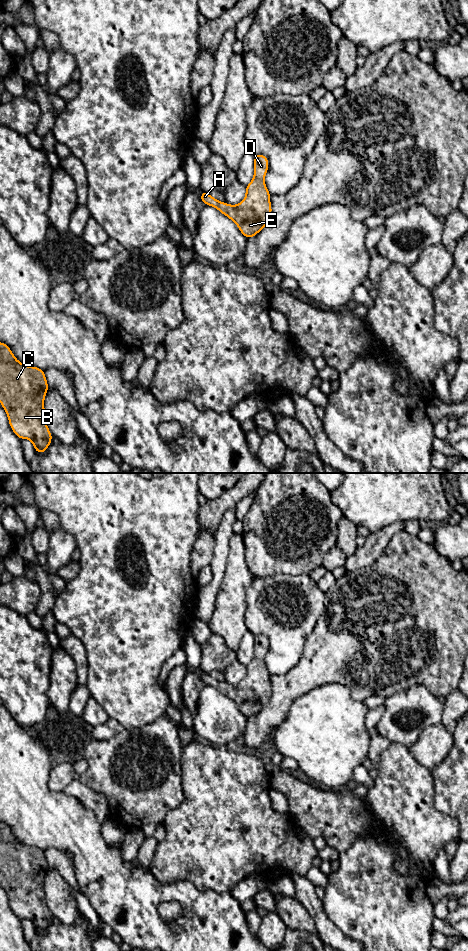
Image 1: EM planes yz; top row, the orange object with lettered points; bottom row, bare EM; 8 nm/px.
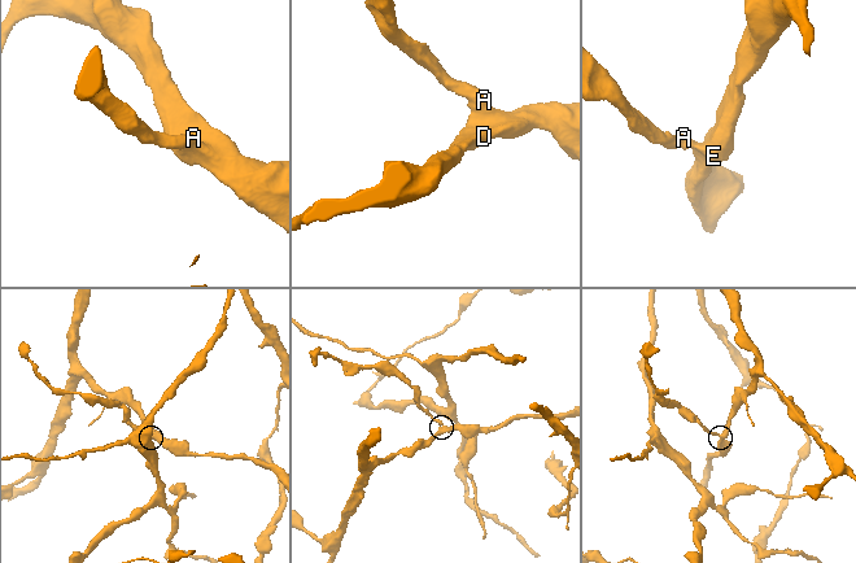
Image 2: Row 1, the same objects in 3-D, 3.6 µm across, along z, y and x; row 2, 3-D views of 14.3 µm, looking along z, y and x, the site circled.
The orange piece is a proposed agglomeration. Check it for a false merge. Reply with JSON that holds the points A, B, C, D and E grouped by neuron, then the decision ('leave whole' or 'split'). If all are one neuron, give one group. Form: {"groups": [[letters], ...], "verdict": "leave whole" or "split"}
{"groups": [["A", "B", "C", "D", "E"]], "verdict": "leave whole"}

